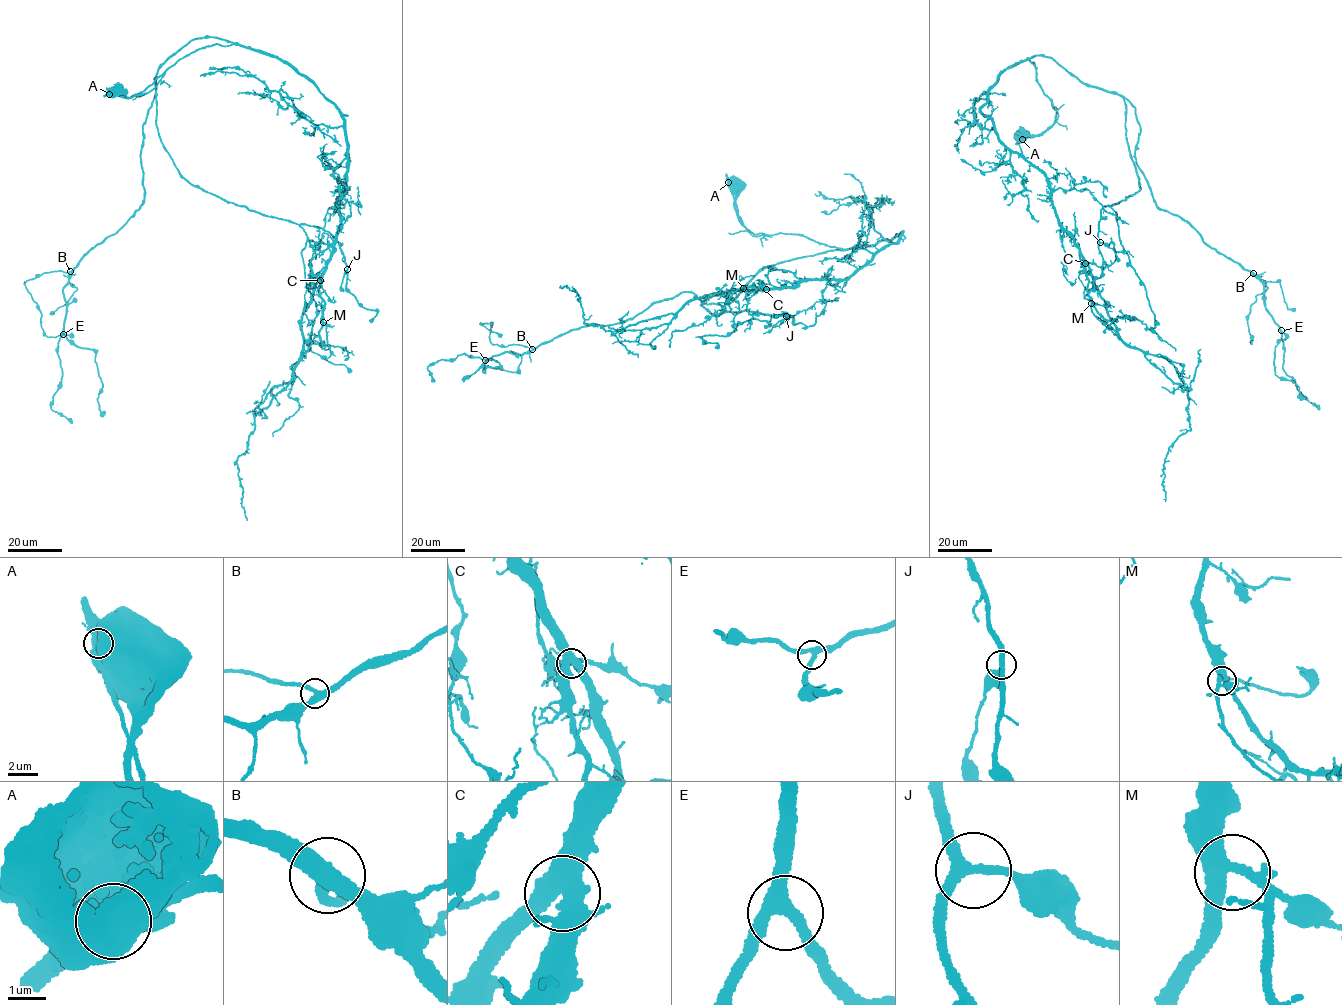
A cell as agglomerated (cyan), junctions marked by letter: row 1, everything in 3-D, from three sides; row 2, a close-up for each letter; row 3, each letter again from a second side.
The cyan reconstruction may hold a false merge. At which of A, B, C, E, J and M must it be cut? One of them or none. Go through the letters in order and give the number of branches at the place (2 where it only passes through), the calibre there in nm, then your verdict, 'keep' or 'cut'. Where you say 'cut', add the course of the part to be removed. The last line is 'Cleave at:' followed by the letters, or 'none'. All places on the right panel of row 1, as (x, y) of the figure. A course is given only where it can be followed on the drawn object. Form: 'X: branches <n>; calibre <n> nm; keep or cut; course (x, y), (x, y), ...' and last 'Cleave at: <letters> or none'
A: branches 1; calibre 1150 nm; cut; course (1022, 139), (1039, 135), (1054, 124), (1058, 114), (1055, 109)
B: branches 3; calibre 340 nm; keep
C: branches 3; calibre 500 nm; keep
E: branches 3; calibre 320 nm; keep
J: branches 3; calibre 280 nm; keep
M: branches 3; calibre 360 nm; keep
Cleave at: A

